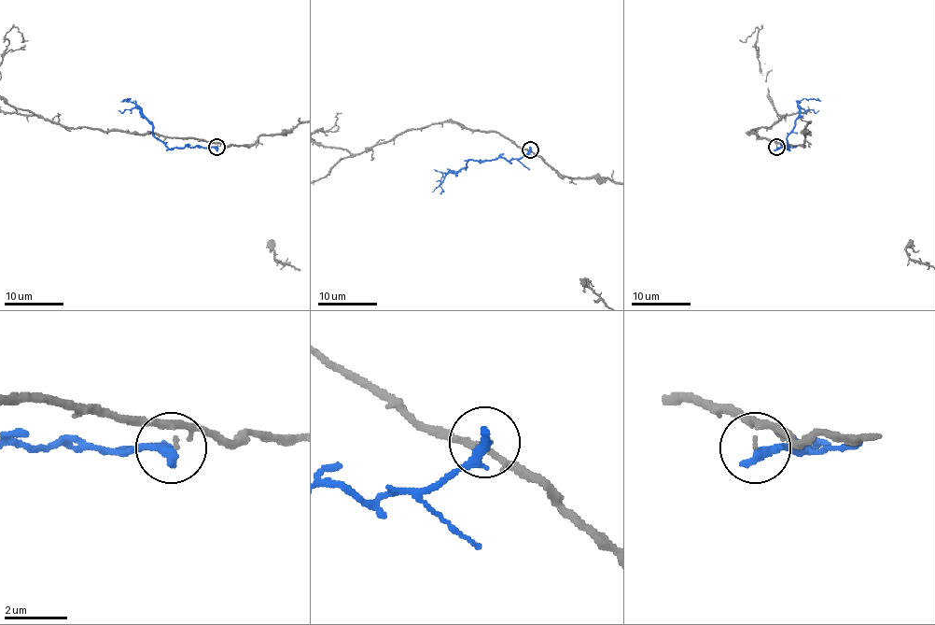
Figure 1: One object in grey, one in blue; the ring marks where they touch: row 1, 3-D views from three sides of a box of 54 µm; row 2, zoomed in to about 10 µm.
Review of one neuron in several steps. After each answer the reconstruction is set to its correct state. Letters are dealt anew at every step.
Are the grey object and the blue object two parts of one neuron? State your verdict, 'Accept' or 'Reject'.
Reject

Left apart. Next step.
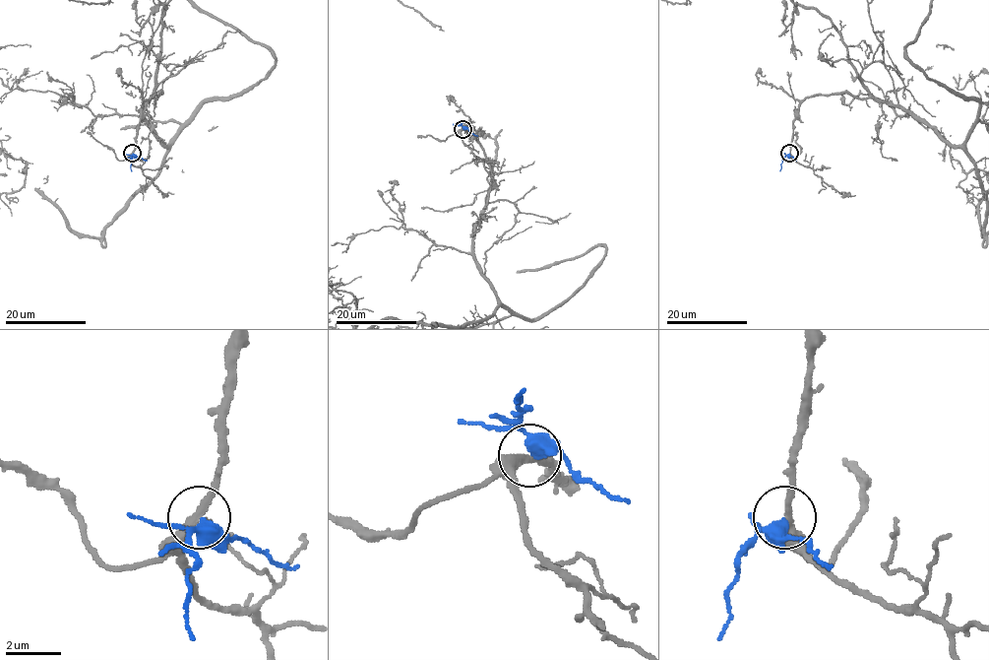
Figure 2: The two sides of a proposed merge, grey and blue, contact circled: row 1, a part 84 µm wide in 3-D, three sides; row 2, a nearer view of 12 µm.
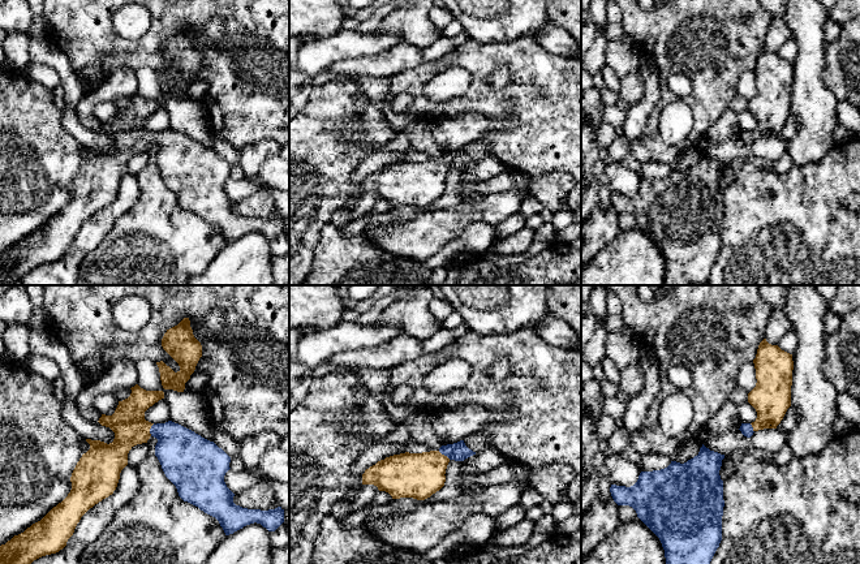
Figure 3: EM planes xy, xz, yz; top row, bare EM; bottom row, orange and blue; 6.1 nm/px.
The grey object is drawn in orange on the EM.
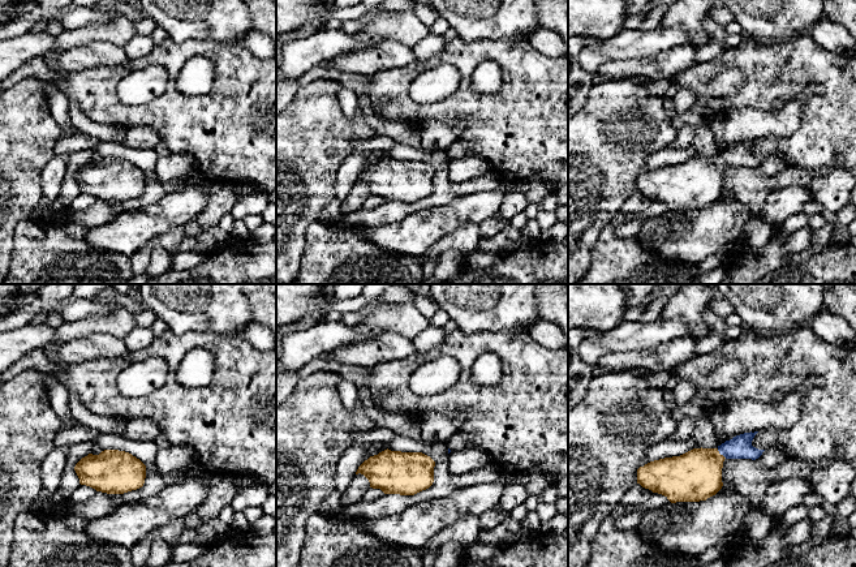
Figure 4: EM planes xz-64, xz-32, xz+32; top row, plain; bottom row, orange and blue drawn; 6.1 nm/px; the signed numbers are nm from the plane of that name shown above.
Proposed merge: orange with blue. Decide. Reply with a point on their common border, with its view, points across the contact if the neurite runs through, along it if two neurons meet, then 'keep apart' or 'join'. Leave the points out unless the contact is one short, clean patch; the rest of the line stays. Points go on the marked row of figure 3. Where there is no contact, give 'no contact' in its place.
contact xy (149, 430); way xy (128, 422), (136, 430), (149, 430), (159, 430), (181, 452); join

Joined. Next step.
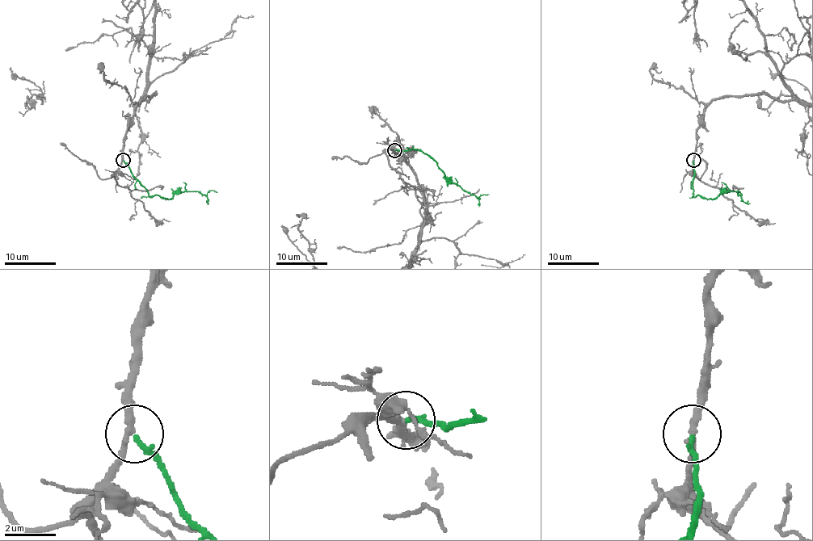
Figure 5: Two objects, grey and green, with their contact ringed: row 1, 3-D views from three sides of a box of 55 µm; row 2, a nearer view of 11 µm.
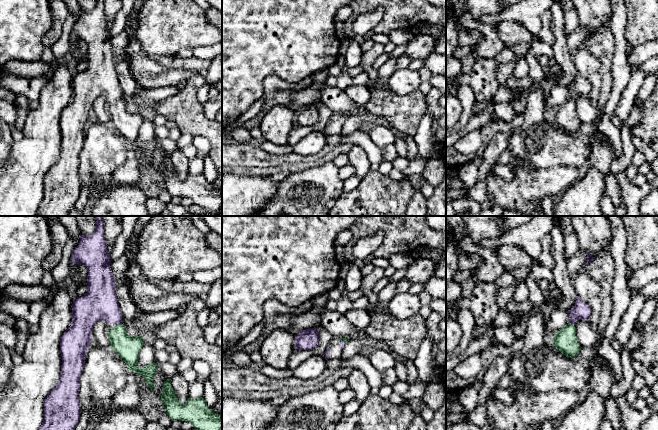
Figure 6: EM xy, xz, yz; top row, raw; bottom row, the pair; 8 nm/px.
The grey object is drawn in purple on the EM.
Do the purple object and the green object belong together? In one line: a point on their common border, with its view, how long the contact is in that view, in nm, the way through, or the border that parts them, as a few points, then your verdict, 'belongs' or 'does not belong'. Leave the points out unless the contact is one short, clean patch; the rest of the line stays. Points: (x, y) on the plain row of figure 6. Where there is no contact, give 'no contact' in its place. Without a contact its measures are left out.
xy (118, 100) | 50 nm | across xy (100, 78), (117, 95), (118, 100), (119, 115), (128, 124) | belongs

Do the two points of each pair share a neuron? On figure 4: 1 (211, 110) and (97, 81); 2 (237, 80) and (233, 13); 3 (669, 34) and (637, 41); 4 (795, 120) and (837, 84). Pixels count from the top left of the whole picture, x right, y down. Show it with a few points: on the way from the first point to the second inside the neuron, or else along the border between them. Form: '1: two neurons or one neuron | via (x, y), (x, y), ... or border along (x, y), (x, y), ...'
1: one neuron | via (181, 115), (125, 115), (121, 111)
2: two neurons | border along (205, 39), (239, 43)
3: one neuron | via (661, 38), (645, 41)
4: two neurons | border along (799, 98), (801, 103), (800, 125), (783, 138)

